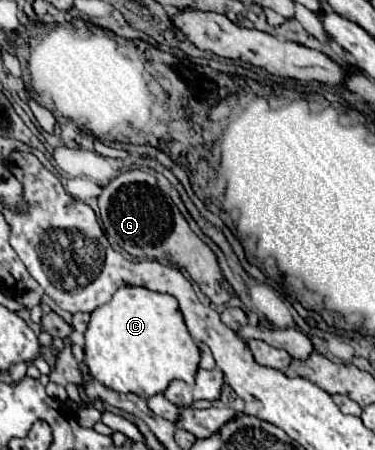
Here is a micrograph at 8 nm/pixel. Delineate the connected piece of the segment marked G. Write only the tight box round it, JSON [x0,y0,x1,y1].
[98,170,230,304]

